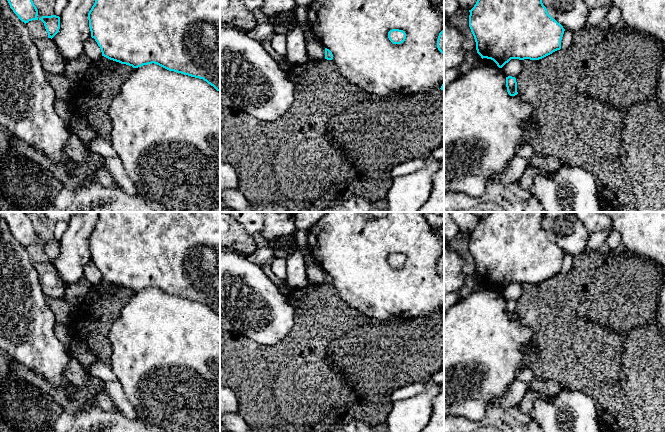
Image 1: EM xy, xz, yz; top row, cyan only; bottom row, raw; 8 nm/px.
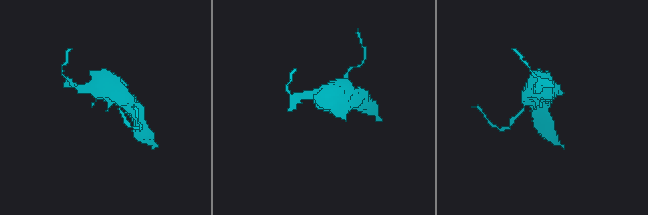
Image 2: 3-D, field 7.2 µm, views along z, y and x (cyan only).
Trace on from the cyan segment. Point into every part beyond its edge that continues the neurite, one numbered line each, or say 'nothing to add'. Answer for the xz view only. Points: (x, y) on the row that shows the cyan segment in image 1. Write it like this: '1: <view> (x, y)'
nothing to add

